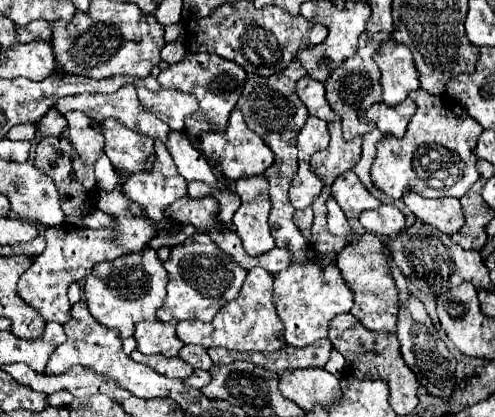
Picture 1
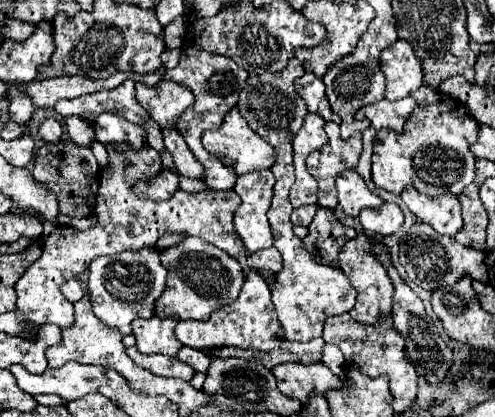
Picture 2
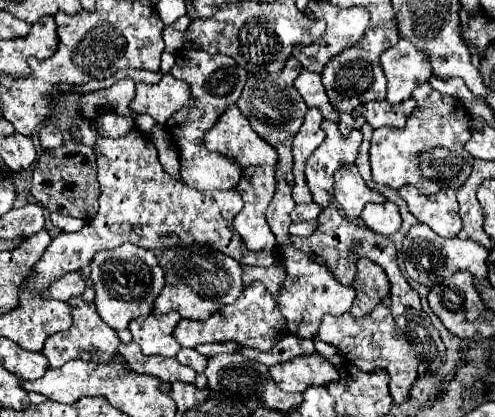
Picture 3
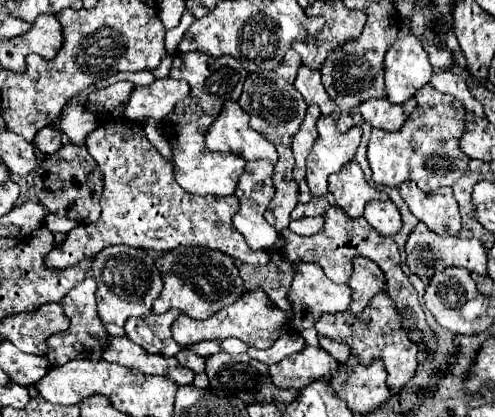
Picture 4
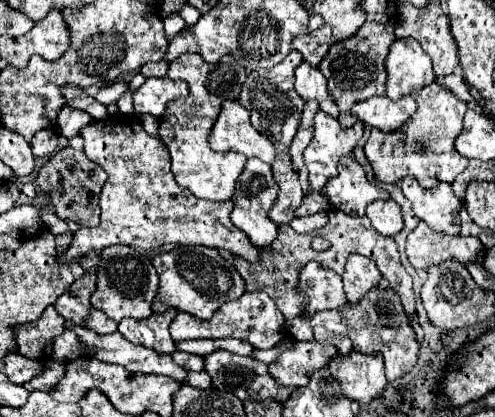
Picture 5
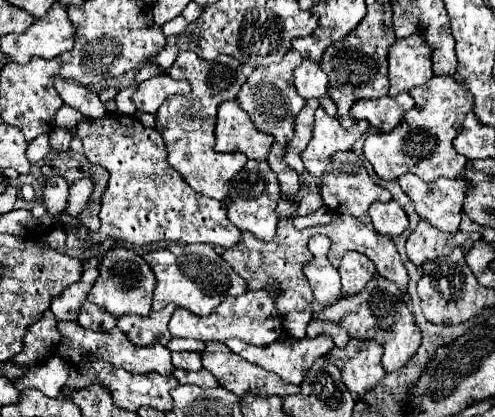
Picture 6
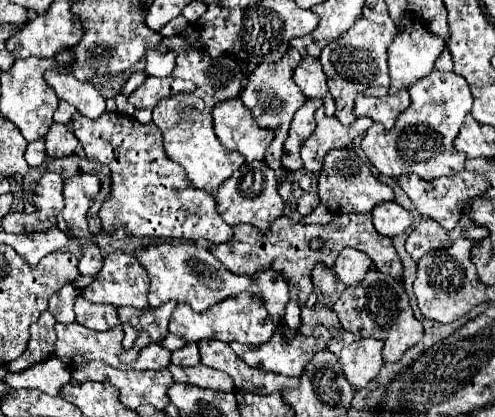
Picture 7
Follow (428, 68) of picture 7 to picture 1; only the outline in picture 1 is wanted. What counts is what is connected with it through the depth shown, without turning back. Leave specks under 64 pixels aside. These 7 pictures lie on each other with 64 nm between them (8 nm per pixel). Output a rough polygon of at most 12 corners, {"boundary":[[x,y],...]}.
{"boundary":[[390,40],[374,60],[382,100],[398,104],[420,88],[408,46]]}

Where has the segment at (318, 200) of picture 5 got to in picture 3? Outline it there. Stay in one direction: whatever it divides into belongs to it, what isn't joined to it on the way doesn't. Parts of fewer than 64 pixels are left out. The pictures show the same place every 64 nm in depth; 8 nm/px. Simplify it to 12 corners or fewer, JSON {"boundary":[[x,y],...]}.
{"boundary":[[296,204],[290,212],[292,222],[314,220],[324,206]]}

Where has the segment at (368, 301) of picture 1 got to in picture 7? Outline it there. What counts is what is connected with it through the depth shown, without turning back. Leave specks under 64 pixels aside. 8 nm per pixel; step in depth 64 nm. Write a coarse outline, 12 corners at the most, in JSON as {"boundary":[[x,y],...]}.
{"boundary":[[344,248],[334,272],[346,286],[358,284],[372,260],[356,248]]}

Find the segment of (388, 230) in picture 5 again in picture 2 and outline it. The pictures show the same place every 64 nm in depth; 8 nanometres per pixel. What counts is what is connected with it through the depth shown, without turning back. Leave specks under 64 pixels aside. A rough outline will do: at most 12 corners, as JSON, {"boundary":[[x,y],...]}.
{"boundary":[[398,204],[364,208],[358,218],[368,234],[390,236],[404,224]]}

